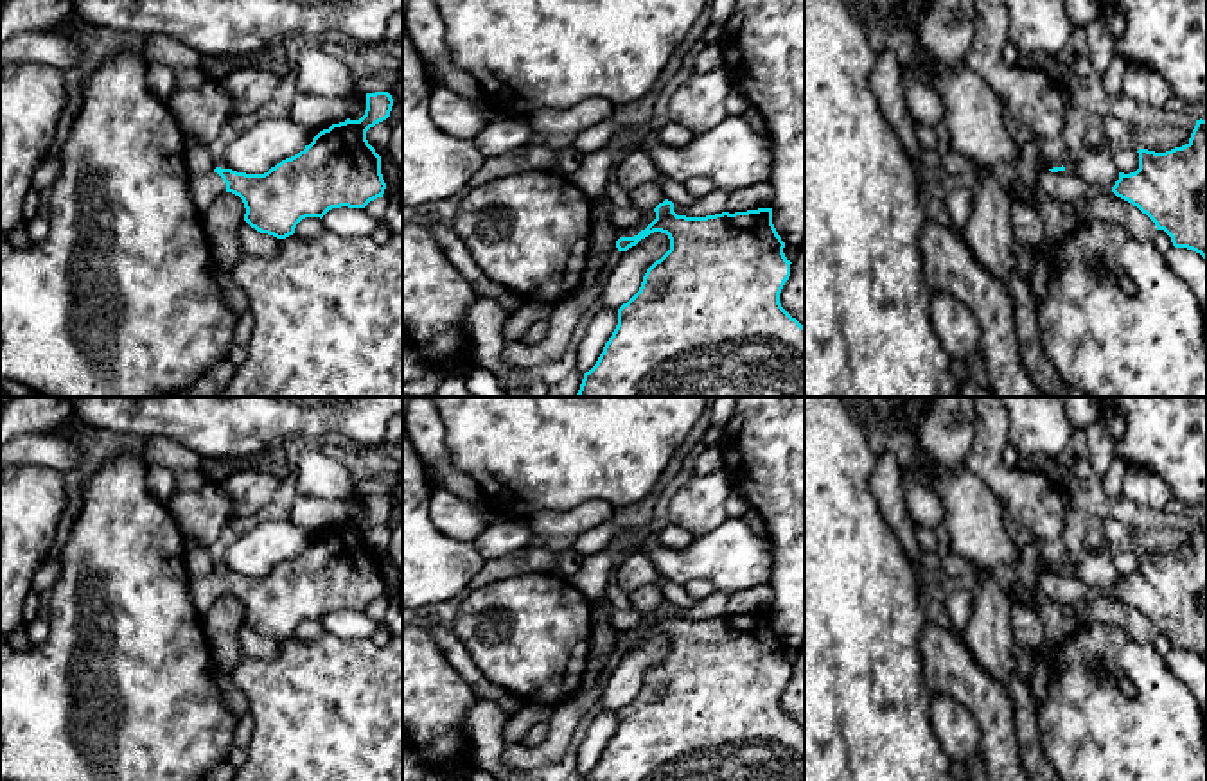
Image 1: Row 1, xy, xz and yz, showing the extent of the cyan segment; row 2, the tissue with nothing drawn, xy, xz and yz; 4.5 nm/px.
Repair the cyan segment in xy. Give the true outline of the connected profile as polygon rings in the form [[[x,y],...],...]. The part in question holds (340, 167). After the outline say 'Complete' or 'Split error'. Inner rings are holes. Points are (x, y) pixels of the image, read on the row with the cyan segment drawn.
[[[388,92],[366,93],[366,110],[359,120],[347,118],[320,131],[298,154],[282,160],[264,174],[246,174],[216,167],[190,178],[190,197],[205,214],[212,201],[232,192],[244,203],[244,221],[260,233],[286,239],[305,217],[323,217],[332,208],[365,208],[383,197],[386,183],[381,174],[381,156],[366,140],[366,131],[390,117],[393,99]]]. Split error

